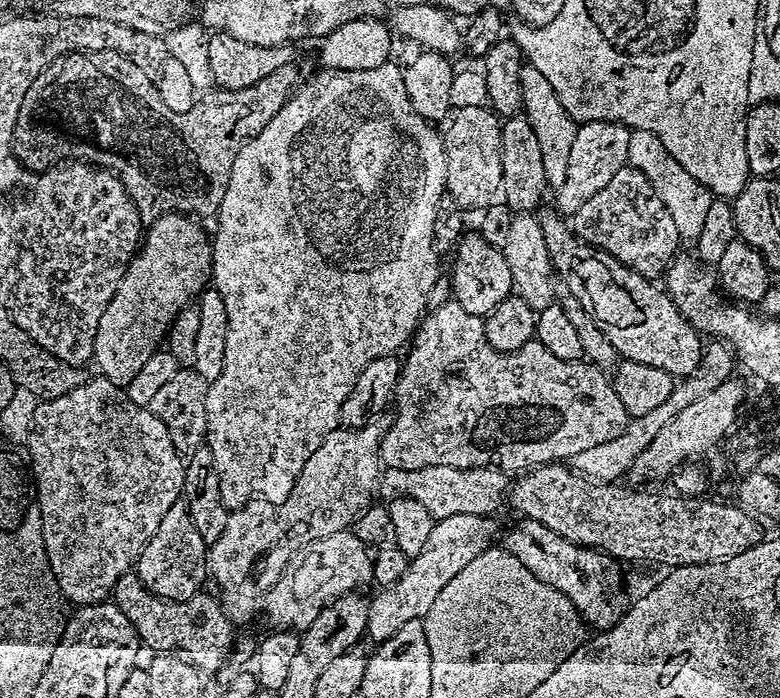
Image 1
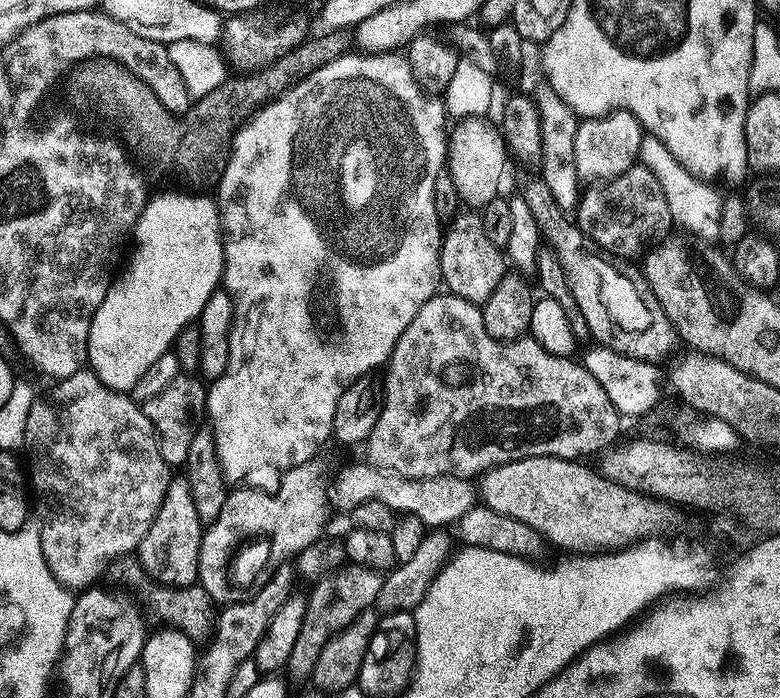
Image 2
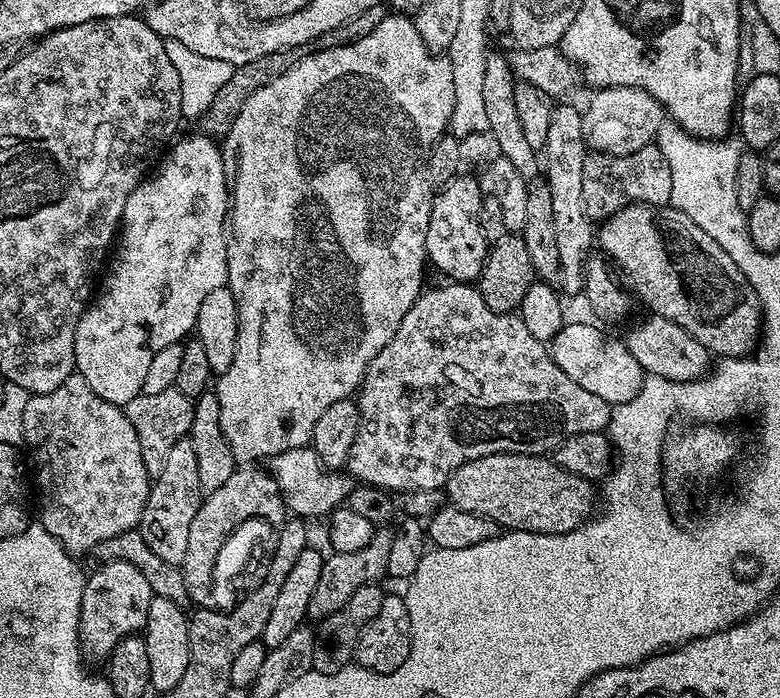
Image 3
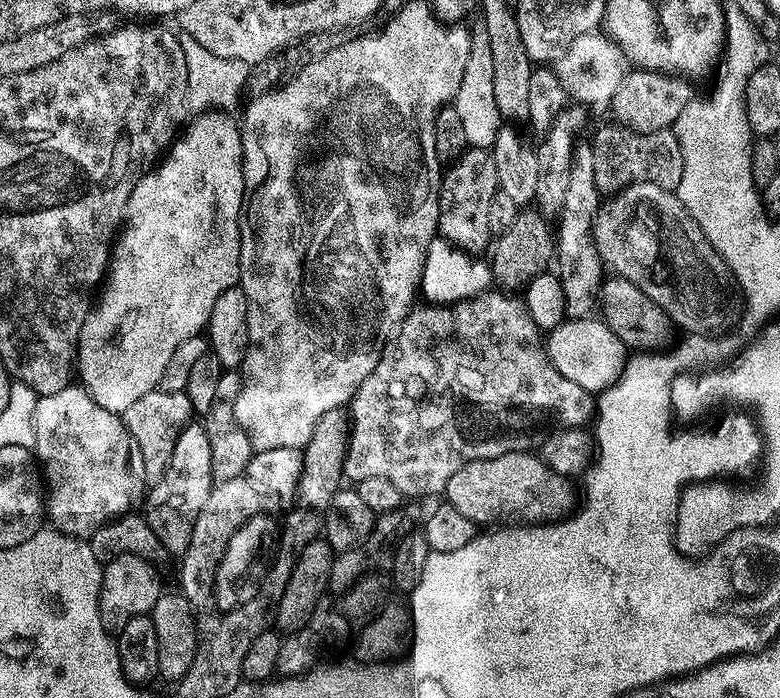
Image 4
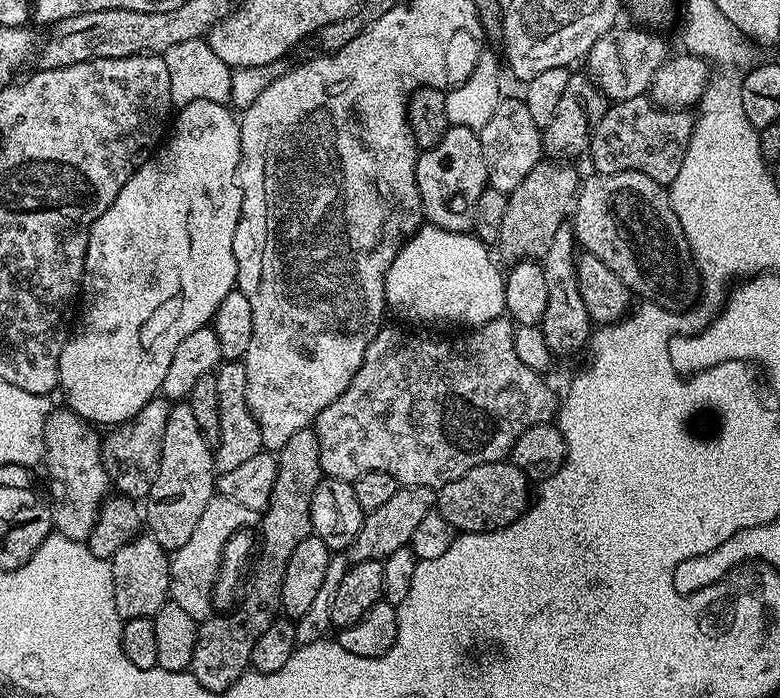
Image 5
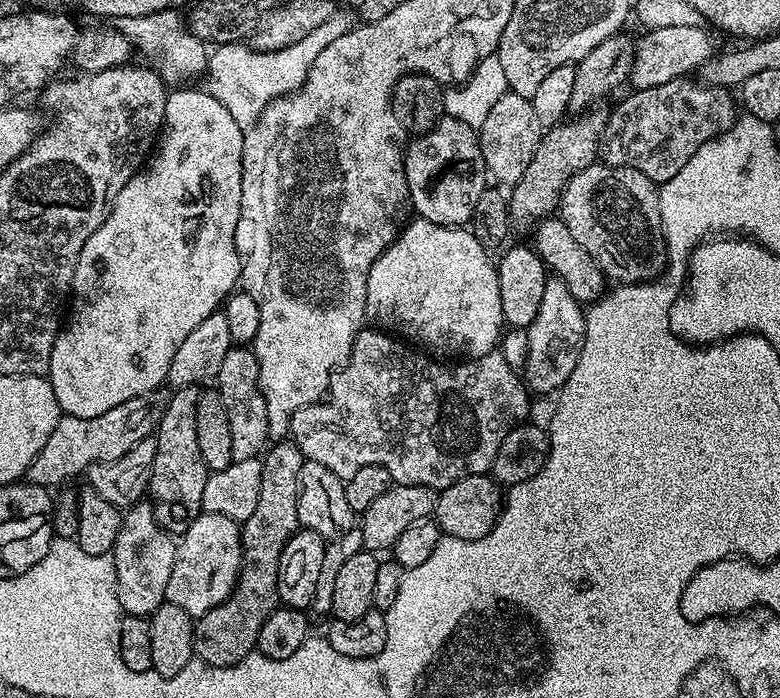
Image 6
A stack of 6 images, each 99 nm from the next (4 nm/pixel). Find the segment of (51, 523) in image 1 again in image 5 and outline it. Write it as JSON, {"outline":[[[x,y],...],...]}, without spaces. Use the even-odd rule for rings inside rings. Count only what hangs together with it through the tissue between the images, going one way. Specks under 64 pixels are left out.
{"outline":[[[67,406],[50,411],[45,423],[42,460],[48,463],[46,492],[52,506],[52,526],[59,535],[81,542],[87,541],[100,506],[110,492],[110,468],[104,465],[106,452],[100,449],[100,436],[95,431],[99,432]]]}

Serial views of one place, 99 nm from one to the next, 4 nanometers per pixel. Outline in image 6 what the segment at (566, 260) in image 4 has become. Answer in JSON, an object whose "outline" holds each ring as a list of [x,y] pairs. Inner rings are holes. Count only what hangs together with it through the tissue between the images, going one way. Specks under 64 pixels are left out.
{"outline":[[[549,275],[546,290],[542,290],[538,314],[526,329],[528,356],[524,359],[522,379],[529,393],[556,394],[568,383],[570,374],[574,374],[574,366],[578,366],[578,358],[582,358],[586,334],[584,313],[585,309],[580,301],[574,298],[574,294],[570,294],[570,286],[566,286],[566,282],[562,282],[557,276]]]}

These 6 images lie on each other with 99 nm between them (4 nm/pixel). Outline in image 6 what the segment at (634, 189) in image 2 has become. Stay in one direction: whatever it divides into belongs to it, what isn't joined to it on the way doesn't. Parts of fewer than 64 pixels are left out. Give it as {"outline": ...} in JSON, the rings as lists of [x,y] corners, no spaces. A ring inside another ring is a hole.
{"outline":[[[696,78],[671,80],[665,85],[637,88],[630,92],[616,109],[608,112],[608,121],[600,134],[598,156],[612,168],[633,168],[657,182],[674,178],[674,174],[678,174],[678,170],[682,170],[682,166],[686,166],[686,162],[694,158],[703,144],[710,142],[715,136],[721,136],[736,121],[738,115],[737,101],[729,89],[715,88],[713,84],[703,83]]]}

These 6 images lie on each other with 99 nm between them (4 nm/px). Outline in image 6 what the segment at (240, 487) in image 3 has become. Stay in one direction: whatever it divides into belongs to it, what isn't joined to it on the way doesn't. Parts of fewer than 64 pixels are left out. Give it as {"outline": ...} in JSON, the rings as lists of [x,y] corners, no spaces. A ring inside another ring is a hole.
{"outline":[[[201,511],[194,522],[179,537],[174,558],[174,570],[170,570],[170,583],[166,586],[165,601],[182,606],[186,614],[194,618],[205,616],[218,606],[236,588],[240,573],[240,529],[235,520],[226,514]]]}

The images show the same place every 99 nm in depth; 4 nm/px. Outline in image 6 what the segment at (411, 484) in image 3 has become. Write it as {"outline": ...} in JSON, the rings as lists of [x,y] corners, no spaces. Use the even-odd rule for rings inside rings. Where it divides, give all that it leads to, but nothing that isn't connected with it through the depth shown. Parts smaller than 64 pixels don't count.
{"outline":[[[361,328],[350,358],[332,376],[323,400],[298,410],[288,427],[292,443],[300,447],[305,460],[313,460],[346,481],[362,466],[386,466],[397,484],[417,484],[437,490],[467,476],[483,476],[502,446],[502,438],[528,412],[530,393],[517,369],[510,367],[498,350],[468,358],[464,364],[439,364],[403,339],[377,330]]]}

